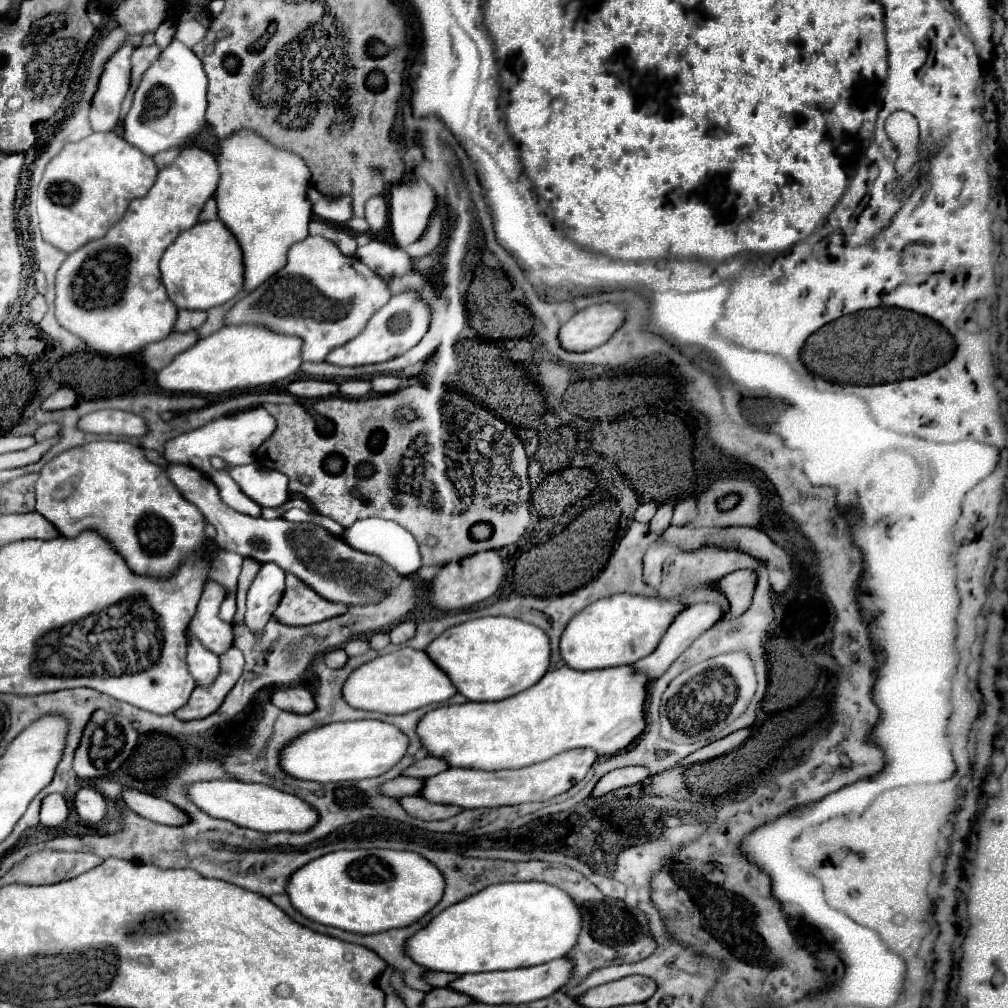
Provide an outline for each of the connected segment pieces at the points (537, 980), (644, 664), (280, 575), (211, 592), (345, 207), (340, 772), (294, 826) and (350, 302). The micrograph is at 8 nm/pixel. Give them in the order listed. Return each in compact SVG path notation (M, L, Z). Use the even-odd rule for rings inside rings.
M558 958L540 966L518 968L518 970L504 970L504 972L480 972L480 974L464 974L462 978L454 980L448 988L464 992L472 996L476 1002L484 1004L514 1004L514 1002L534 1002L546 996L552 996L562 986L568 984L572 962L568 958Z
M700 602L696 606L686 608L686 612L682 612L672 626L668 628L668 632L664 634L660 646L648 654L646 658L638 660L634 666L640 672L646 672L650 676L650 680L660 678L668 666L704 632L708 630L714 622L718 622L724 616L724 606L720 602Z
M262 564L248 590L248 608L246 608L246 626L254 636L264 632L266 622L272 618L272 612L280 604L284 594L284 572L276 564Z
M216 582L204 584L204 594L198 604L198 612L190 624L190 636L200 640L204 648L222 656L234 644L232 624L218 618L218 608L226 596L226 590Z
M322 196L318 202L312 206L314 216L332 222L332 224L344 224L352 216L352 200L350 196L338 196L338 198L328 198Z
M380 720L358 722L334 722L322 728L314 728L288 744L282 752L282 768L296 778L312 782L346 782L380 776L392 770L410 746L410 738L392 724Z
M212 780L212 782L196 782L188 788L188 798L202 808L206 814L214 818L222 818L234 822L242 828L258 830L258 832L306 832L306 828L314 828L318 822L318 812L310 808L304 800L294 794L270 788L266 784L248 784L240 780Z
M308 236L288 250L288 264L274 278L266 280L262 286L258 286L232 306L232 310L226 314L226 324L262 324L280 334L300 336L304 340L302 360L322 362L332 348L352 340L366 326L372 314L390 300L390 296L392 292L388 284L358 258L344 256L334 242L322 236Z

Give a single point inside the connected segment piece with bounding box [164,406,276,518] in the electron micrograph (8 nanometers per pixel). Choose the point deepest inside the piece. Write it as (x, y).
(235, 438)

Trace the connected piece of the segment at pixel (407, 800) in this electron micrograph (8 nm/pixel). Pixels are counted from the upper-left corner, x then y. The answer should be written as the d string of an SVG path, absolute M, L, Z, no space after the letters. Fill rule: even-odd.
M404 796L404 798L400 798L400 804L410 816L420 818L420 820L446 820L446 818L452 818L462 812L462 808L458 808L458 806L434 804L422 796ZM426 816L432 816L432 818L426 818ZM434 816L440 816L440 818L434 818Z

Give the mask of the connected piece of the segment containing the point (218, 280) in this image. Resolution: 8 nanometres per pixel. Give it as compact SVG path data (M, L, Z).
M220 220L198 222L180 234L164 252L160 260L160 272L166 292L178 310L208 310L232 300L244 288L242 250L238 248L234 234Z

